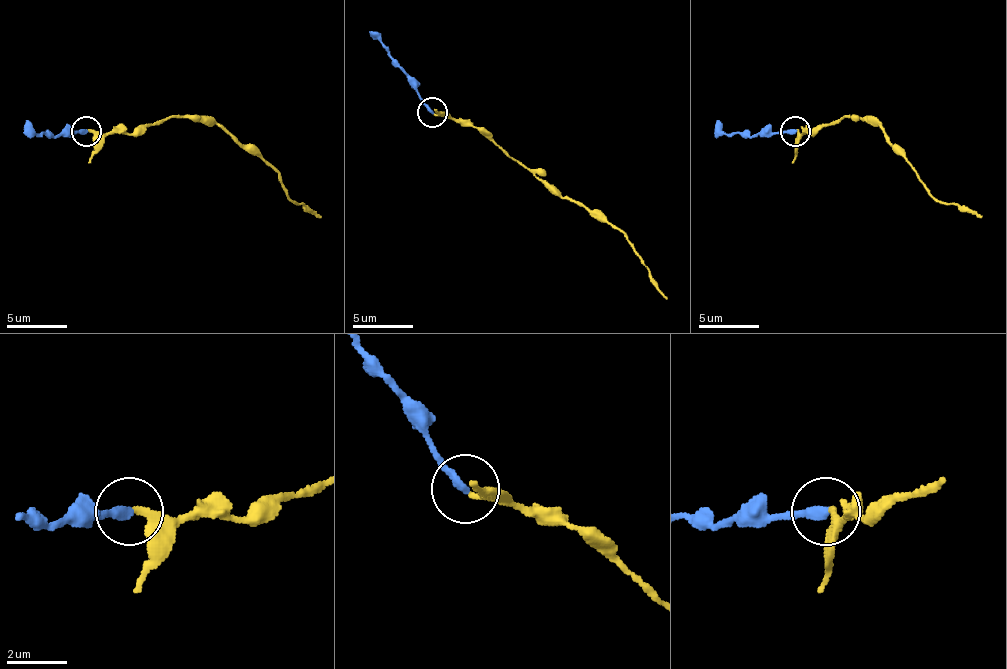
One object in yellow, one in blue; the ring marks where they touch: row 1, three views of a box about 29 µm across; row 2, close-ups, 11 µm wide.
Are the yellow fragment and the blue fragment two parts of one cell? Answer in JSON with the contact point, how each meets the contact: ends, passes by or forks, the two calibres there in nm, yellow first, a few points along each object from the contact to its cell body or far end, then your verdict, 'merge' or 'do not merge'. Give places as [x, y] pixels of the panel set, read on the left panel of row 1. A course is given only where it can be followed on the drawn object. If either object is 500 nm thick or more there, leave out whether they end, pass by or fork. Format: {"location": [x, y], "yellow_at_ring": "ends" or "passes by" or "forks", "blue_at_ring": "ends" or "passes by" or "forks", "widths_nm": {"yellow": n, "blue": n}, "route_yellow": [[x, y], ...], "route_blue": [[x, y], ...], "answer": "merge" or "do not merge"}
{"location": [86, 131], "yellow_at_ring": "ends", "blue_at_ring": "ends", "widths_nm": {"yellow": 260, "blue": 320}, "route_yellow": [[87, 131], [135, 134], [172, 116], [208, 116], [250, 147], [293, 201], [320, 216]], "route_blue": [[87, 131], [38, 134], [26, 119]], "answer": "merge"}

